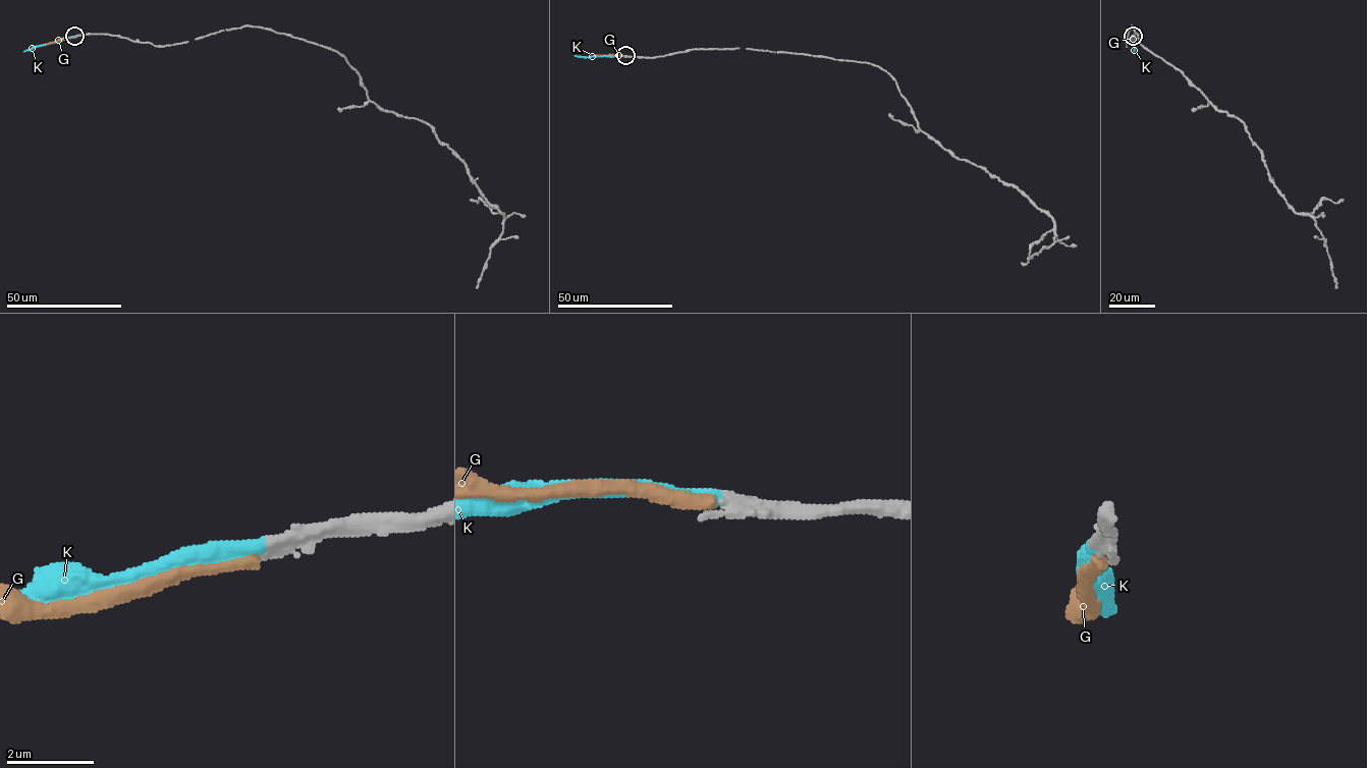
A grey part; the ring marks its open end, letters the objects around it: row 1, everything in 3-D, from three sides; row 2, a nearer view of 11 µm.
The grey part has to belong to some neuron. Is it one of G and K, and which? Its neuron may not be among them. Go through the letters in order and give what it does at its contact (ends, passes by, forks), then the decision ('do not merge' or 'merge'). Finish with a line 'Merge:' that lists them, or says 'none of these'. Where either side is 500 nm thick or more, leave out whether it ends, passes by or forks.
G: it ends there; do not merge
K: it ends there; merge
Merge: K

